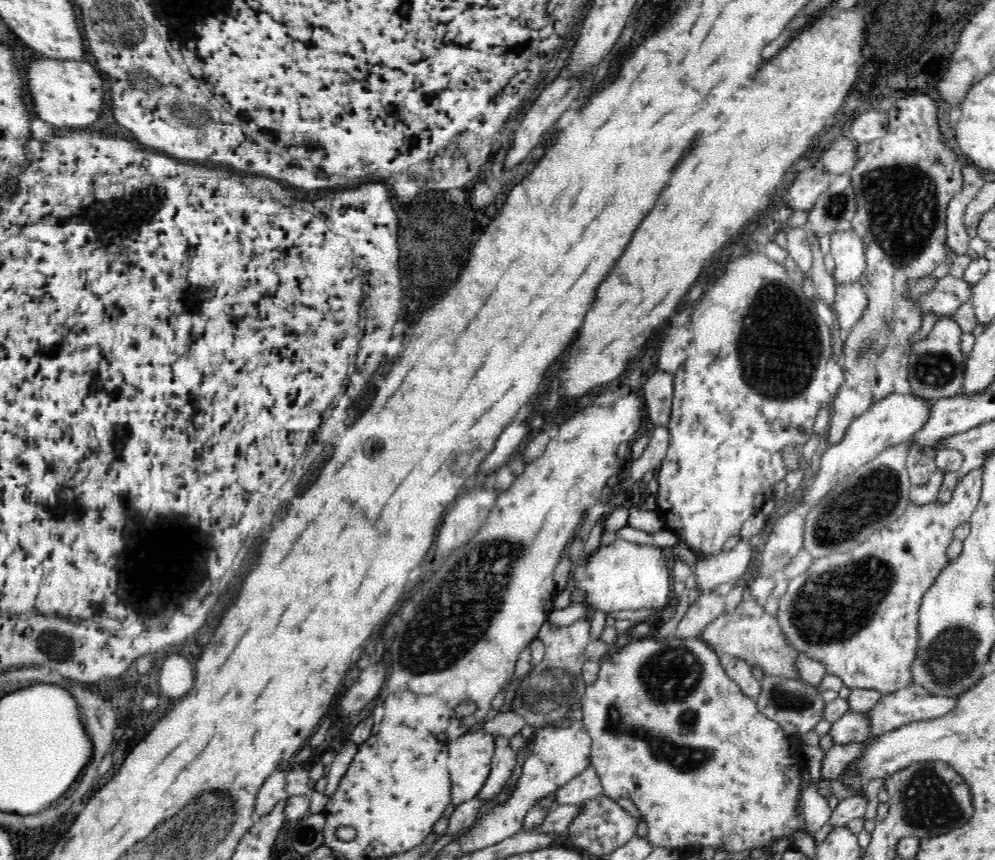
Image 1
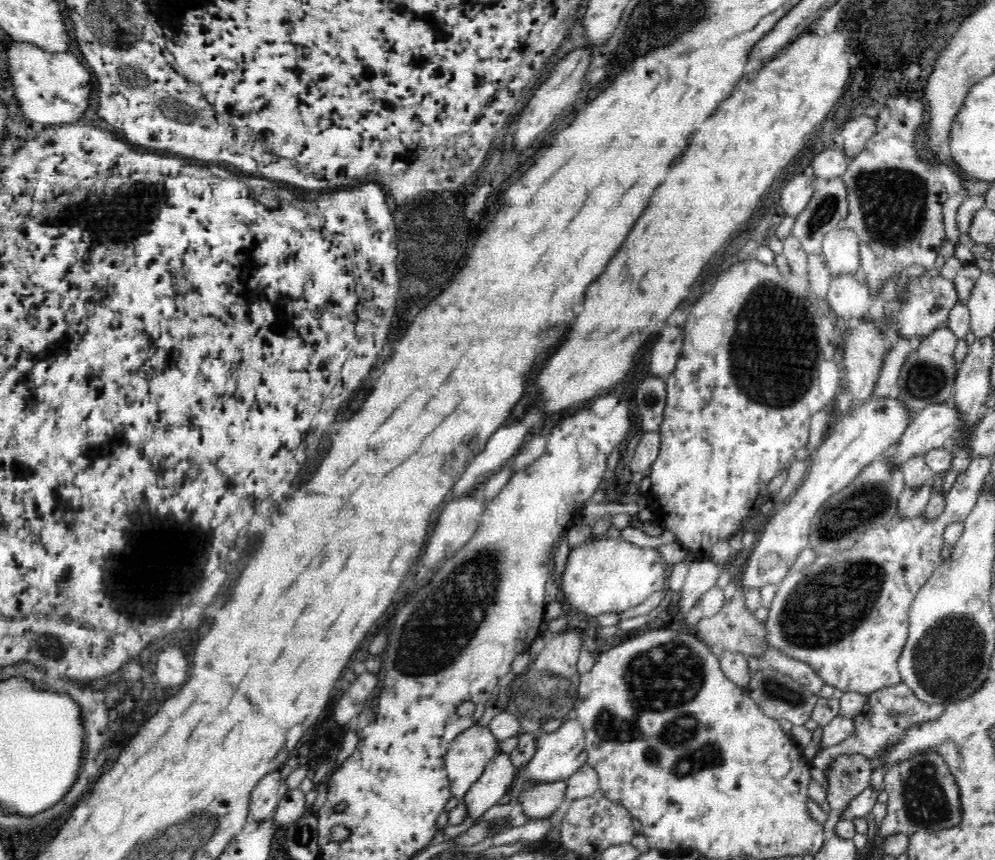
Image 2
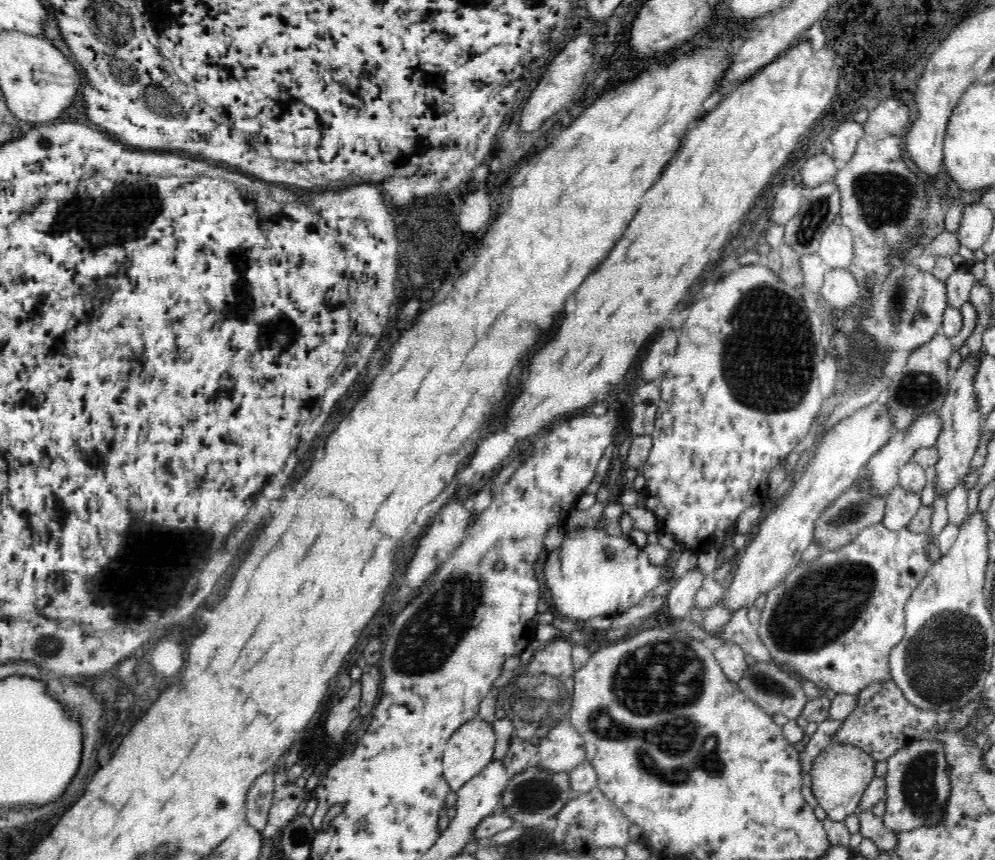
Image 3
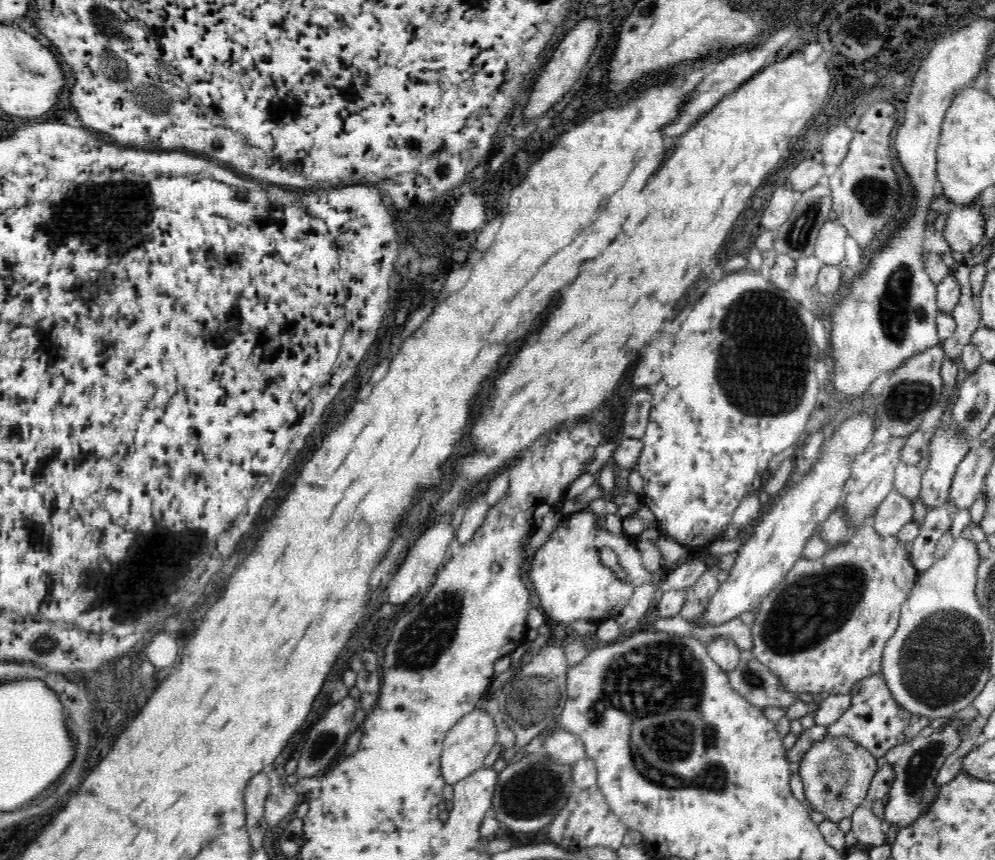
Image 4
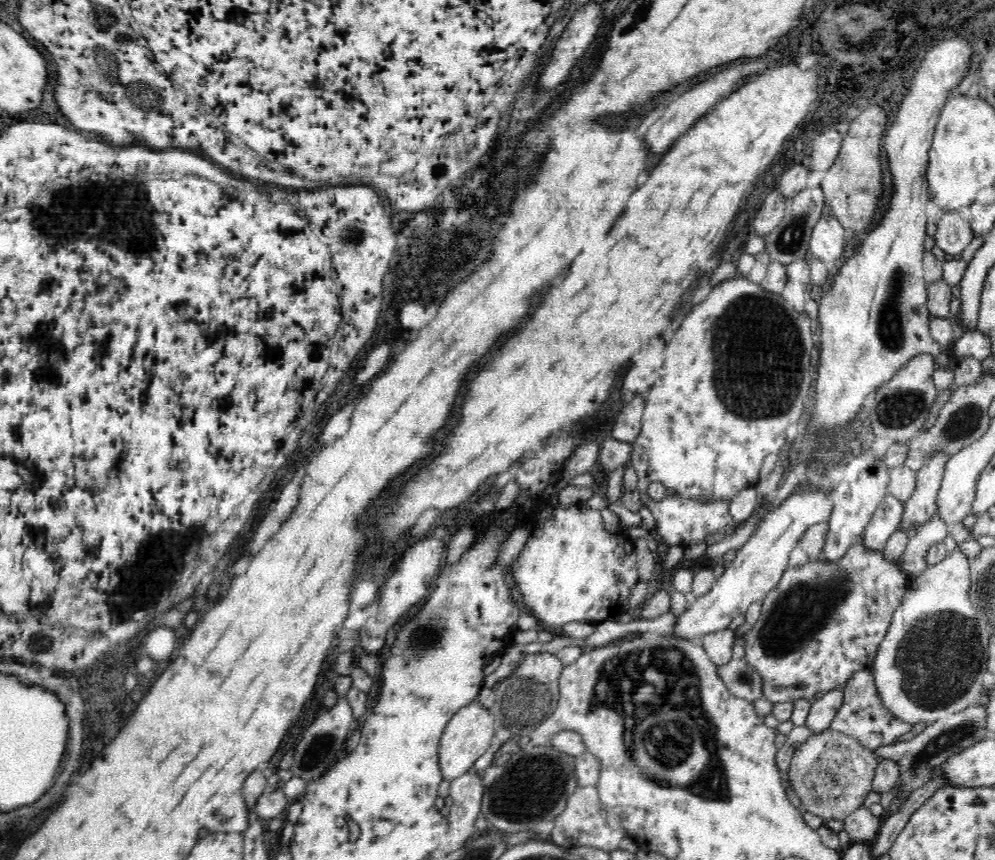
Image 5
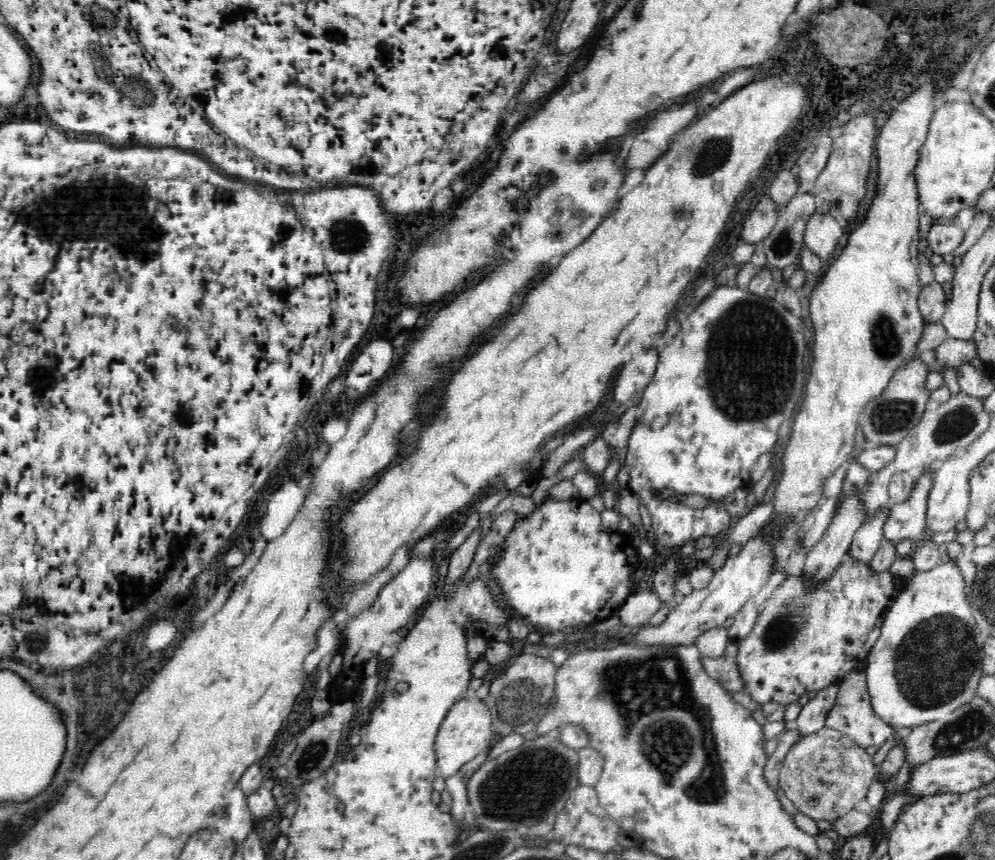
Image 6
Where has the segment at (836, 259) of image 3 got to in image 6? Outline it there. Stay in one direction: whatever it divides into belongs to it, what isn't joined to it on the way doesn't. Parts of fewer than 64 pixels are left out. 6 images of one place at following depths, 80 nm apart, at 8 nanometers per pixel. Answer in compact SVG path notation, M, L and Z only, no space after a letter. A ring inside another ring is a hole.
M819 206L814 214L808 218L804 230L804 244L809 250L826 261L835 256L840 240L844 238L844 228L838 224L830 213L823 213Z

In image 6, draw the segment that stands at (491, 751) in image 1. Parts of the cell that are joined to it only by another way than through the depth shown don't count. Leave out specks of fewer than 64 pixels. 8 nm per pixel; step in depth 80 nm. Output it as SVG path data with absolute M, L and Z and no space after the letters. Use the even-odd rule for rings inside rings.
M478 697L460 699L448 710L436 738L437 773L444 779L459 775L459 770L464 764L482 752L489 752L495 740L492 715L485 702Z

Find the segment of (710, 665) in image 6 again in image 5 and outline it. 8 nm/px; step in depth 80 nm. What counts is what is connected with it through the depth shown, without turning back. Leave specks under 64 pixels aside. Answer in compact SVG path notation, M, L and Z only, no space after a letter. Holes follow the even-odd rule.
M730 660L724 666L717 666L716 671L724 681L724 685L738 698L750 703L762 698L762 675L746 660Z

